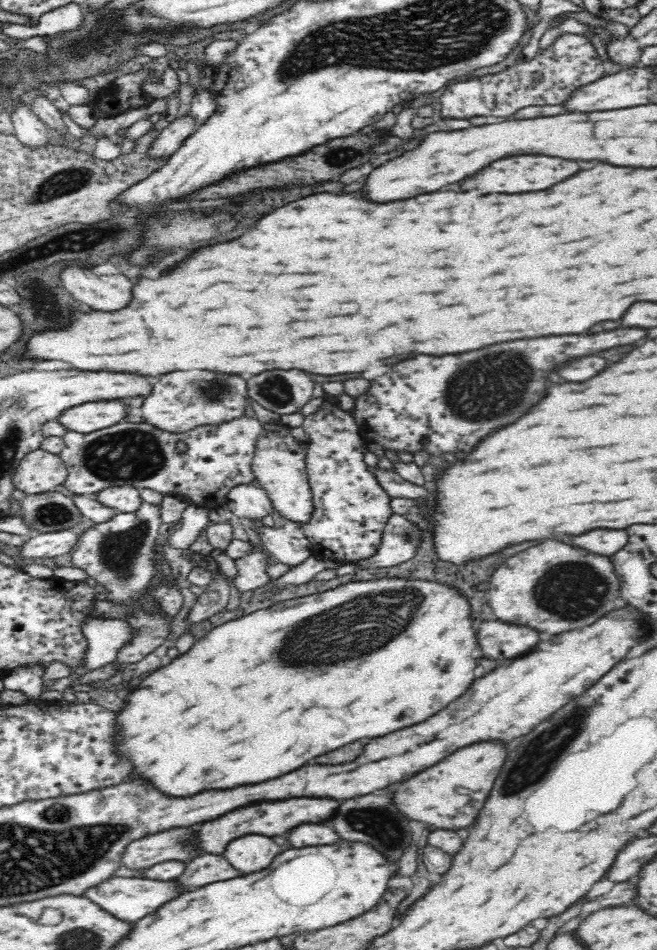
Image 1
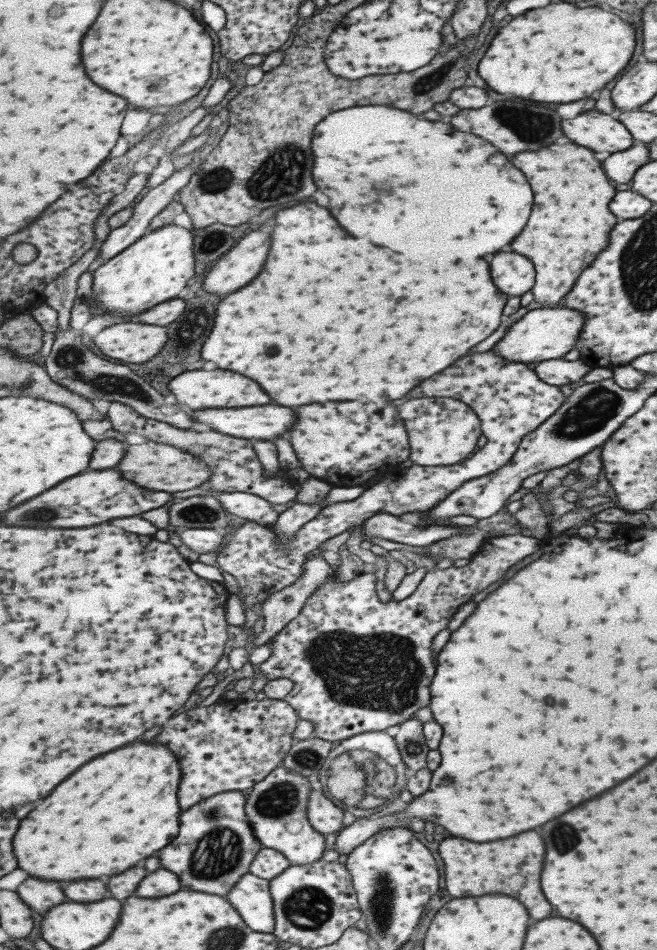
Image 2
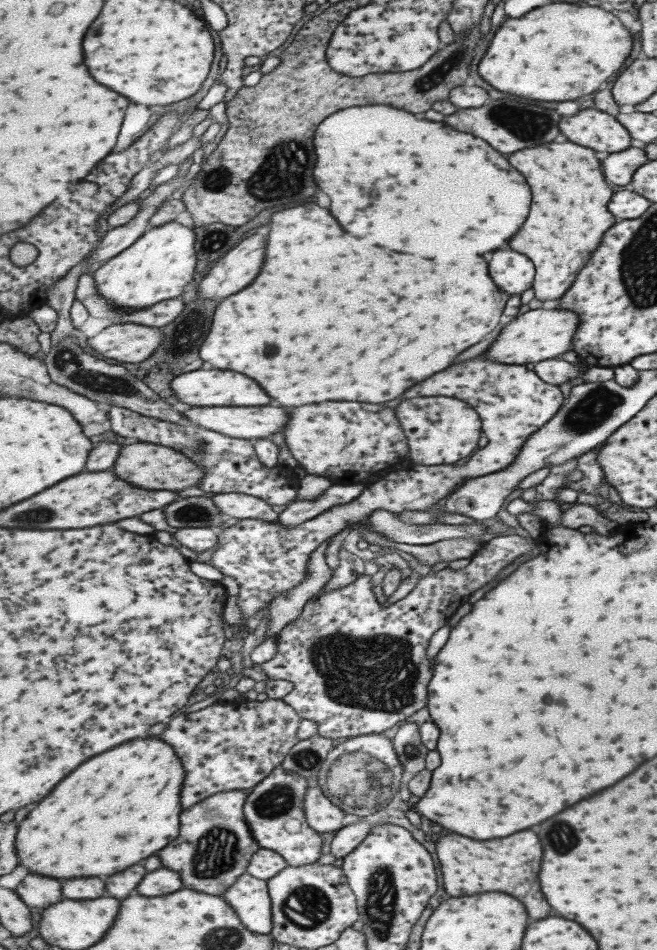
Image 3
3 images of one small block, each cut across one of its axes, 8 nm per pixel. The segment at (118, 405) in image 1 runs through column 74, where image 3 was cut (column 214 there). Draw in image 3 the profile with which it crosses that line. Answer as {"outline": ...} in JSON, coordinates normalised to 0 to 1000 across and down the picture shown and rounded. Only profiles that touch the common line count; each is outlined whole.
{"outline":[[[285,427],[275,429],[282,438],[294,444],[294,448],[306,448],[315,453],[327,453],[349,461],[373,461],[373,463],[394,463],[406,461],[419,455],[428,455],[440,444],[440,436],[422,427],[394,427],[394,429],[367,429],[367,427]]]}

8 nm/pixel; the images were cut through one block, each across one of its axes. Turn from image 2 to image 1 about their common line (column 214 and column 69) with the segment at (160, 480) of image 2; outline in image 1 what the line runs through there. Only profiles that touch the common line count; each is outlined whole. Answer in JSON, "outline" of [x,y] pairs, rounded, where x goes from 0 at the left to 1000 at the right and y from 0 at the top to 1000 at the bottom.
{"outline":[[[52,474],[27,491],[27,499],[21,507],[30,518],[49,520],[73,520],[82,518],[85,512],[100,509],[107,495],[91,478],[79,478],[73,474]]]}

